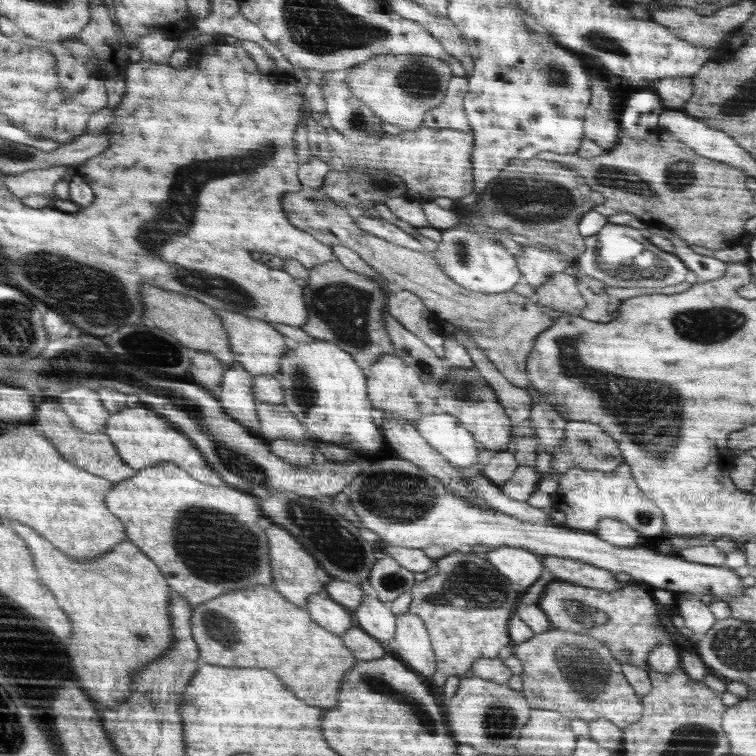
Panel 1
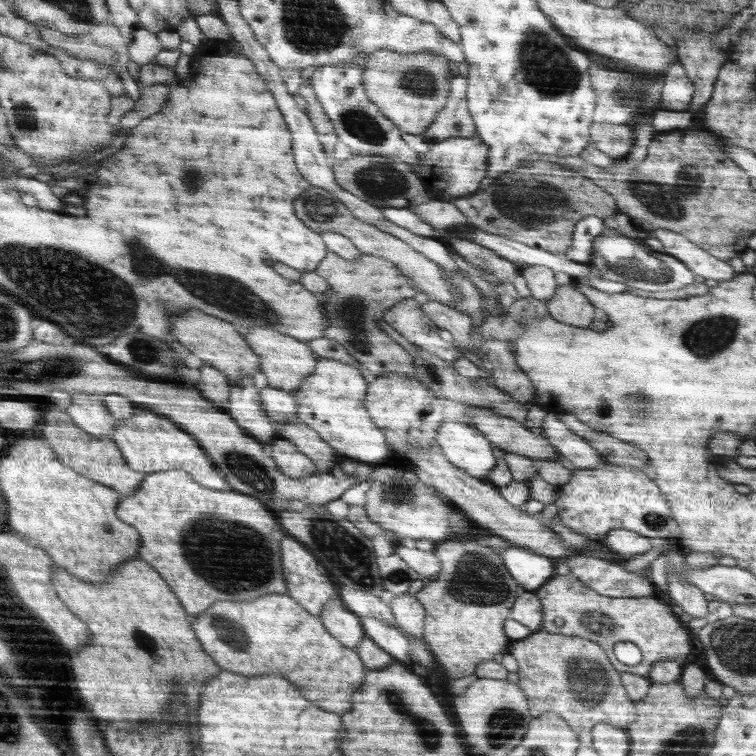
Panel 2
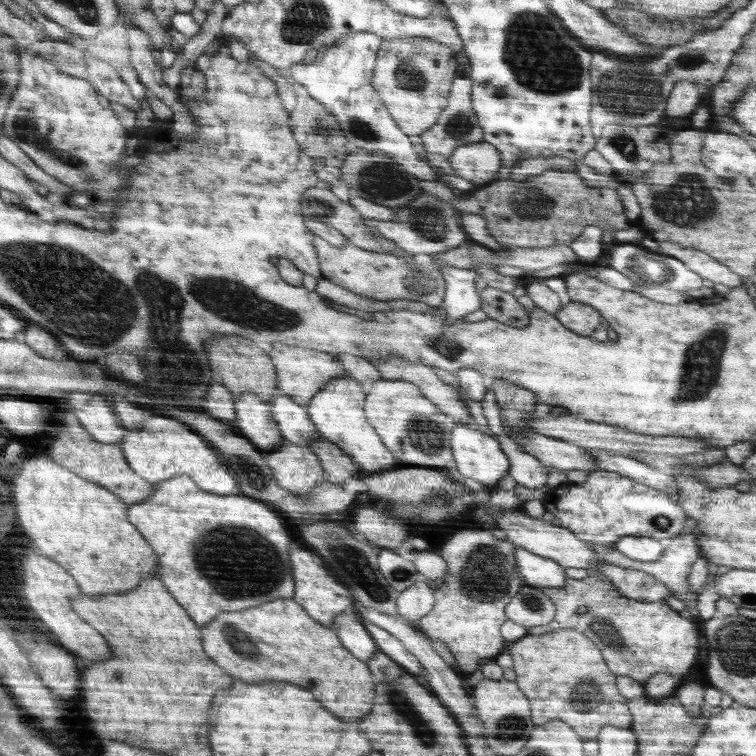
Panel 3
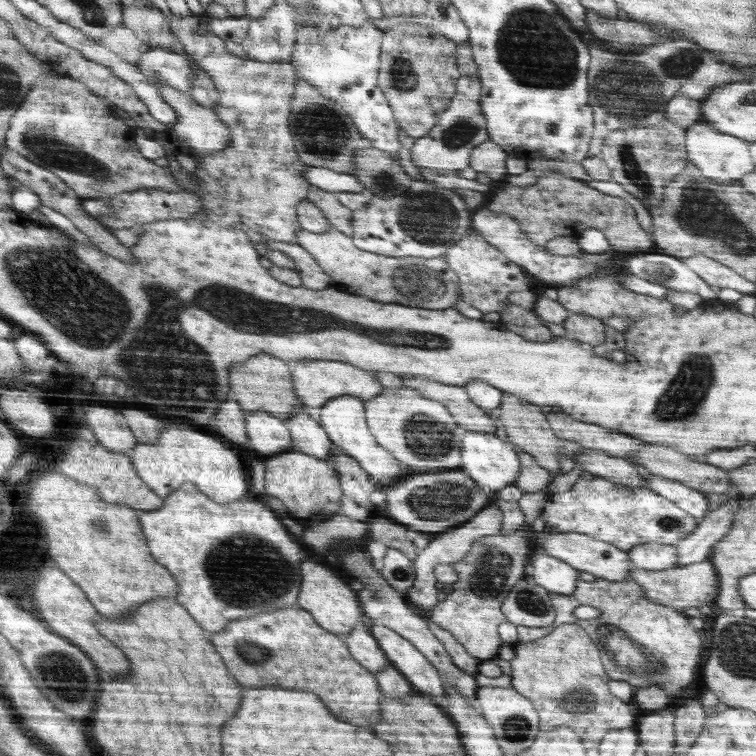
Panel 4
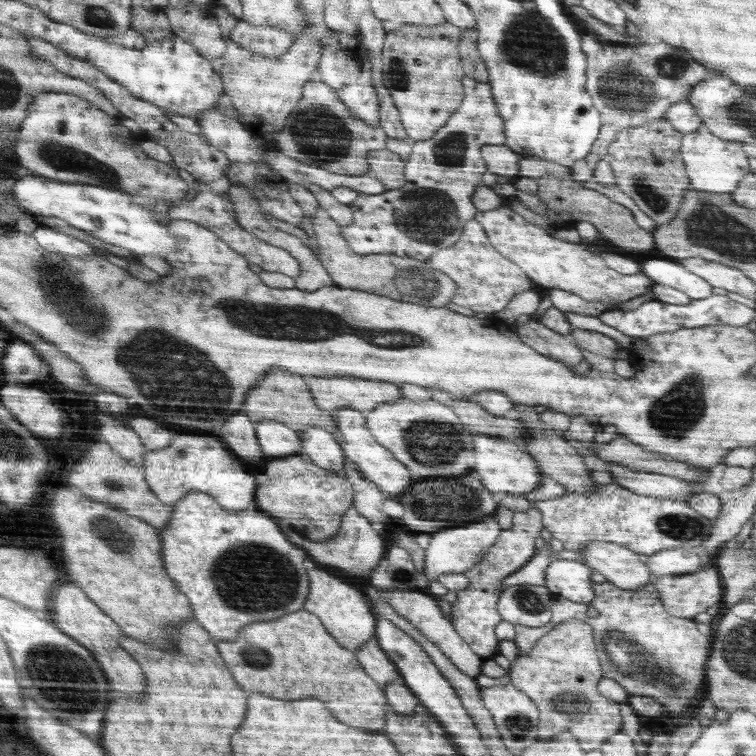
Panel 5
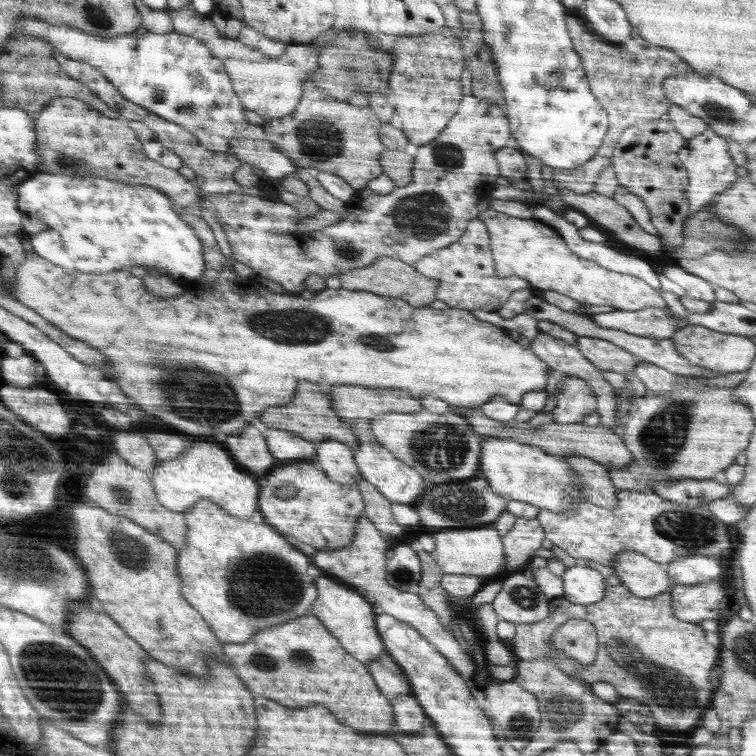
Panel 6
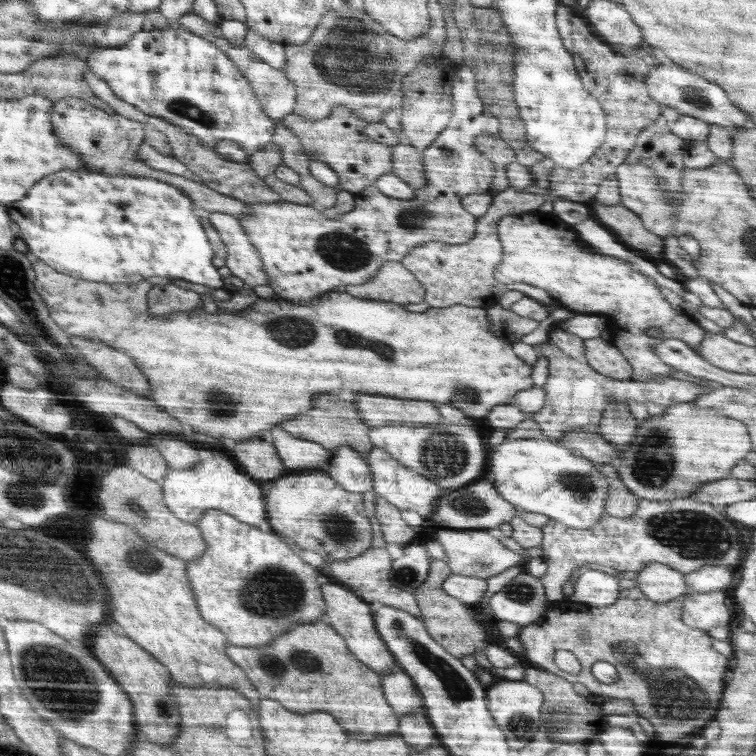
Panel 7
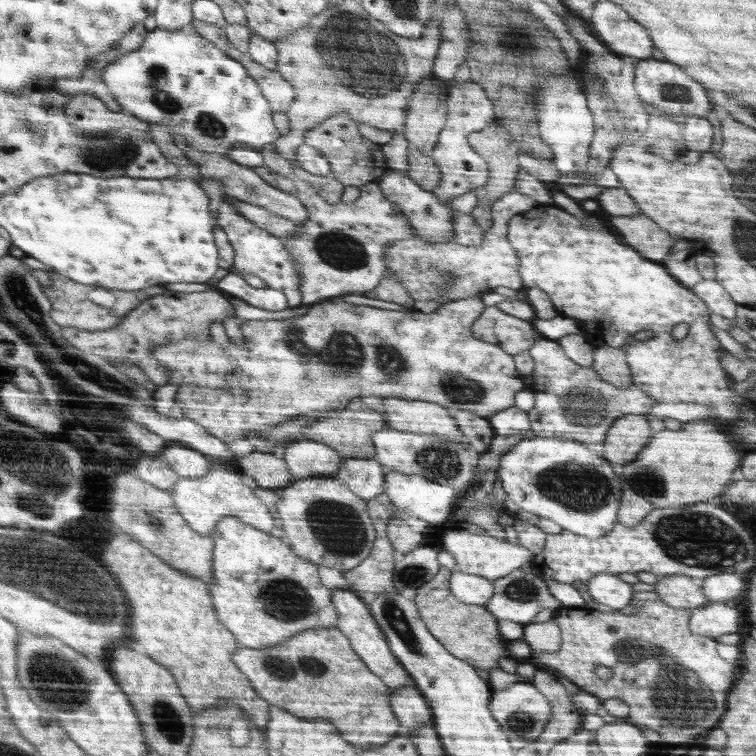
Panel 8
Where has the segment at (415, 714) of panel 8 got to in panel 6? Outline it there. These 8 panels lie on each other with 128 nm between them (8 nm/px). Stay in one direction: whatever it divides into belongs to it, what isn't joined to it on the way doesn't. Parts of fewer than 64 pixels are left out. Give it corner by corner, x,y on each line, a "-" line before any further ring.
382,656
366,665
379,692
386,698
396,700
396,698
406,698
412,695
408,677
389,656

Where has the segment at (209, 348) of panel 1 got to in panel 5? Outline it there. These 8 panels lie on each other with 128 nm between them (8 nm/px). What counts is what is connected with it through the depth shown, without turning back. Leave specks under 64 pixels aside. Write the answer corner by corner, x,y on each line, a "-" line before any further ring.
272,367
264,376
256,383
256,386
248,391
242,406
246,416
253,421
259,420
277,420
287,424
296,432
303,431
310,427
320,427
330,431
333,438
340,444
343,440
340,437
337,428
337,418
332,412
321,409
316,403
314,396
310,391
310,385
307,384
306,377
284,370
283,368

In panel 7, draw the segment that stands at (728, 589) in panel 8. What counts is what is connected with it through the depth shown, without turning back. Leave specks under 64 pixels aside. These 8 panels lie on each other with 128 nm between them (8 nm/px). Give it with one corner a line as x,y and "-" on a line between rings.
705,564
698,570
683,573
683,579
692,593
707,593
724,591
732,588
732,574
734,568

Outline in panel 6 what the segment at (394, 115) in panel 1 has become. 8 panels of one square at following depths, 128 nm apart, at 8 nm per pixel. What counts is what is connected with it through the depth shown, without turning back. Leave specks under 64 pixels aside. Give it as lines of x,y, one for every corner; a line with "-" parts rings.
444,26
439,31
418,36
396,36
389,48
393,58
389,74
389,88
392,94
390,102
395,108
400,129
407,136
411,148
428,144
446,128
448,120
457,113
462,100
462,86
460,74
464,70
465,58
462,58
460,40
456,38
452,29

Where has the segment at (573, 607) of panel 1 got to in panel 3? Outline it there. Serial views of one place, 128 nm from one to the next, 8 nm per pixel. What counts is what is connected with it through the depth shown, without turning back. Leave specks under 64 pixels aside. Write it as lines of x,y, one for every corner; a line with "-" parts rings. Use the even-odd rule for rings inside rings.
590,574
582,579
566,577
561,587
541,587
558,609
558,614
551,623
528,629
530,636
542,636
543,634
574,629
590,638
600,650
603,660
616,676
629,676
638,682
645,683
656,673
672,673
680,682
682,676
690,670
690,666
696,660
698,654
698,630
692,622
678,616
666,602
648,602
632,600
631,597
622,596
613,584
601,574
-
578,608
587,608
585,614
577,615

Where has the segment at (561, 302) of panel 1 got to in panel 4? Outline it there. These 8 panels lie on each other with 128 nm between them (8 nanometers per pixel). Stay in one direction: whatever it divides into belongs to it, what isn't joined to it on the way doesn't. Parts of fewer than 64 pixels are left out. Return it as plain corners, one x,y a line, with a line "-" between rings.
572,313
562,325
570,339
585,342
587,346
595,346
597,349
604,344
605,326
601,319

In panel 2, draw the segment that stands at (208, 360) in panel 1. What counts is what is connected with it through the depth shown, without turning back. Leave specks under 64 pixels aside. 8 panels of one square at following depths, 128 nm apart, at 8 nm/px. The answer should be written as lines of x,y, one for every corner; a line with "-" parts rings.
202,364
199,368
199,375
200,380
196,387
200,394
216,406
225,408
231,389
227,376
208,364

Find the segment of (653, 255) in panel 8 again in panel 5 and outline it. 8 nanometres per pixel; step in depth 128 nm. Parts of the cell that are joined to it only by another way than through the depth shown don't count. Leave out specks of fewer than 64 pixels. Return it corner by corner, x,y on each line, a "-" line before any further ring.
550,174
538,179
537,184
539,185
537,198
548,209
544,216
530,212
527,204
519,199
518,193
512,192
504,197
504,201
507,202
505,203
506,206
514,213
519,213
520,216
526,218
528,223
548,231
552,228
574,229
580,222
590,222
598,230
606,244
614,244
614,246
620,246
624,250
630,250
630,252
646,252
646,250
654,248
653,234
640,228
638,222
634,222
631,210
623,204
612,201
603,193
588,190
568,177
560,178

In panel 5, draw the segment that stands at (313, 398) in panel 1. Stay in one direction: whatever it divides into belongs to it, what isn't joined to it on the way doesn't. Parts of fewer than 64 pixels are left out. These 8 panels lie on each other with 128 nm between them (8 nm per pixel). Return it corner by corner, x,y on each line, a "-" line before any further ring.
342,407
332,412
332,415
337,418
337,428
339,429
340,437
342,437
341,440
343,440
341,447
345,458
354,462
358,470
368,480
377,484
379,489
397,498
415,482
414,477
411,475
411,469
403,461
400,461
391,449
384,448
384,445
375,440
375,436
368,428
366,417
363,413
358,409

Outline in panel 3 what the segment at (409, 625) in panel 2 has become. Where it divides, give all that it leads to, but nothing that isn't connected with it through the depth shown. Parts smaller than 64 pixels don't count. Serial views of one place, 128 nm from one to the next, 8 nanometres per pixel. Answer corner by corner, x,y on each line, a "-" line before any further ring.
421,577
410,588
399,592
396,599
396,610
407,622
416,622
435,606
435,594
426,584
426,578

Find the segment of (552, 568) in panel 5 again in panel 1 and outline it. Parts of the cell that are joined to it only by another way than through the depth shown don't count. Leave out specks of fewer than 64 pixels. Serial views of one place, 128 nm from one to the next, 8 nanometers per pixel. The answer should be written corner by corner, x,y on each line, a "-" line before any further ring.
502,546
484,555
500,574
507,576
523,589
532,586
544,572
542,557
523,548

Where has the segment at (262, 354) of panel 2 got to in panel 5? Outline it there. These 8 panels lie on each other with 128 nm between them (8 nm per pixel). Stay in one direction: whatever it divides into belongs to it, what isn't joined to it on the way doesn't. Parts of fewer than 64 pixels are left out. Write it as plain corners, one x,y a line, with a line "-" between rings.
306,376
306,381
315,403
330,412
344,407
358,409
362,413
403,397
397,384
360,377

